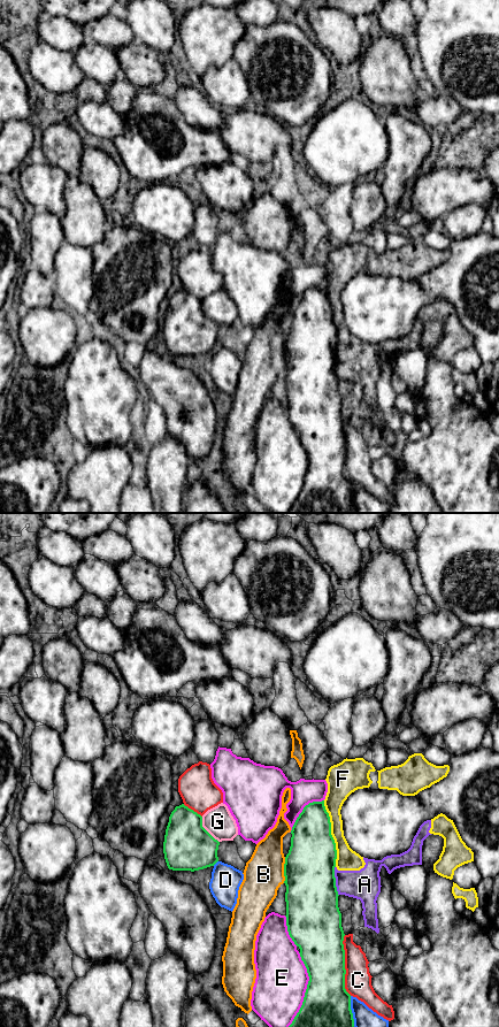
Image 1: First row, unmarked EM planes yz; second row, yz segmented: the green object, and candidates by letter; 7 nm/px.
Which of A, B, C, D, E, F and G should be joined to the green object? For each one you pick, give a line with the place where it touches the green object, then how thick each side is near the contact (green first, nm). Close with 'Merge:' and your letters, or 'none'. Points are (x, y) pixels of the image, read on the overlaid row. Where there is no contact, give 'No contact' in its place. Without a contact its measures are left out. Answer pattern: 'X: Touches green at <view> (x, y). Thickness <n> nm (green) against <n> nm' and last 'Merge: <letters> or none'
Merge: none

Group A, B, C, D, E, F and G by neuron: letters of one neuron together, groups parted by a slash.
A F / B / C / D / E / G

